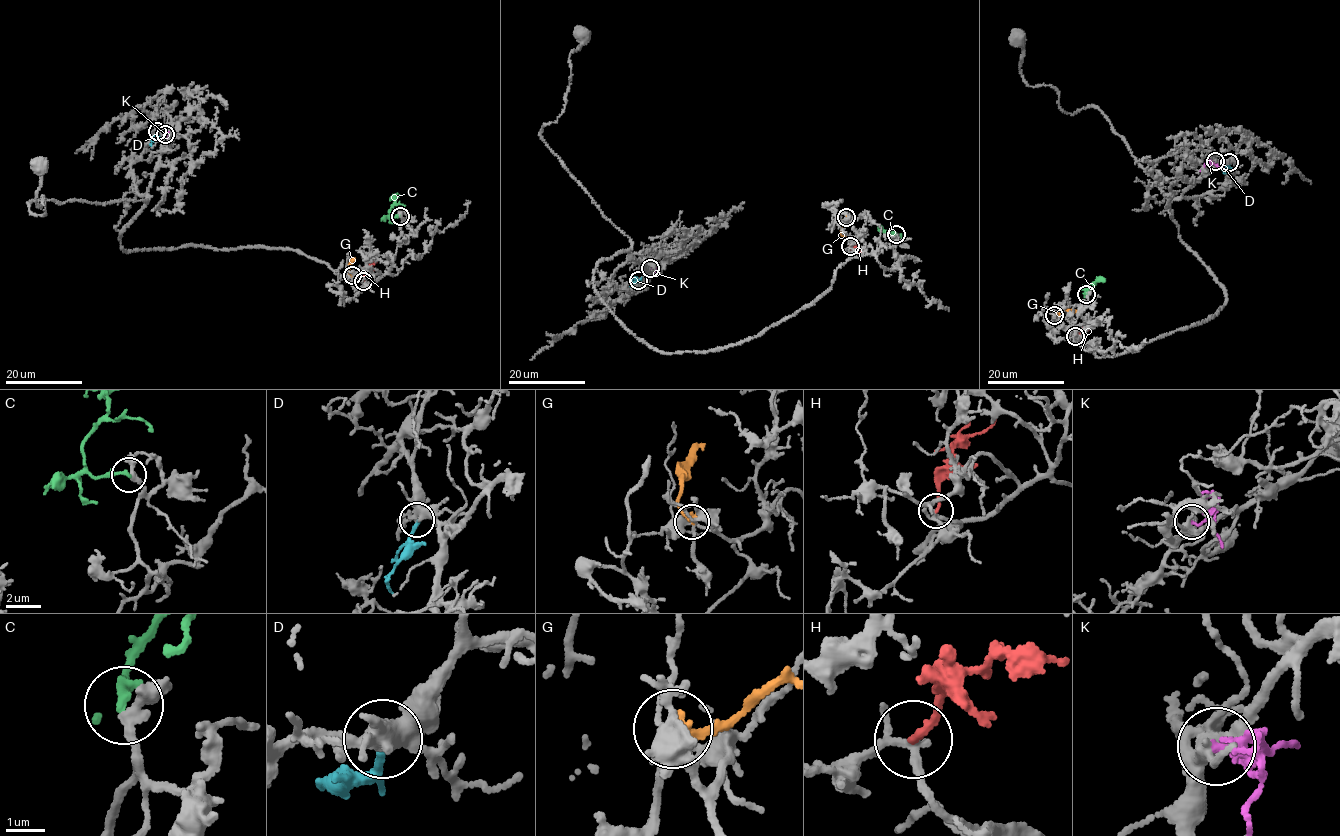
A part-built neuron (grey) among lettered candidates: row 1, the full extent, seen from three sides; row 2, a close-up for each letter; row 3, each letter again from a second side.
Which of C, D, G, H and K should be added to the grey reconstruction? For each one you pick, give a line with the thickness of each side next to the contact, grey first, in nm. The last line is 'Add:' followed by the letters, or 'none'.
C: 240 nm thick on the grey side, 220 nm on the other
D: 380 nm thick on the grey side, 180 nm on the other
Add: C, D

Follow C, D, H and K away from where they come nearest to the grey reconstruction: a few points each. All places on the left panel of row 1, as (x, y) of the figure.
C: (400, 217), (391, 216), (390, 211), (396, 196), (399, 196)
D: (157, 131), (152, 148)
H: (363, 281), (367, 268), (376, 260)
K: (165, 134), (169, 137), (168, 149)

